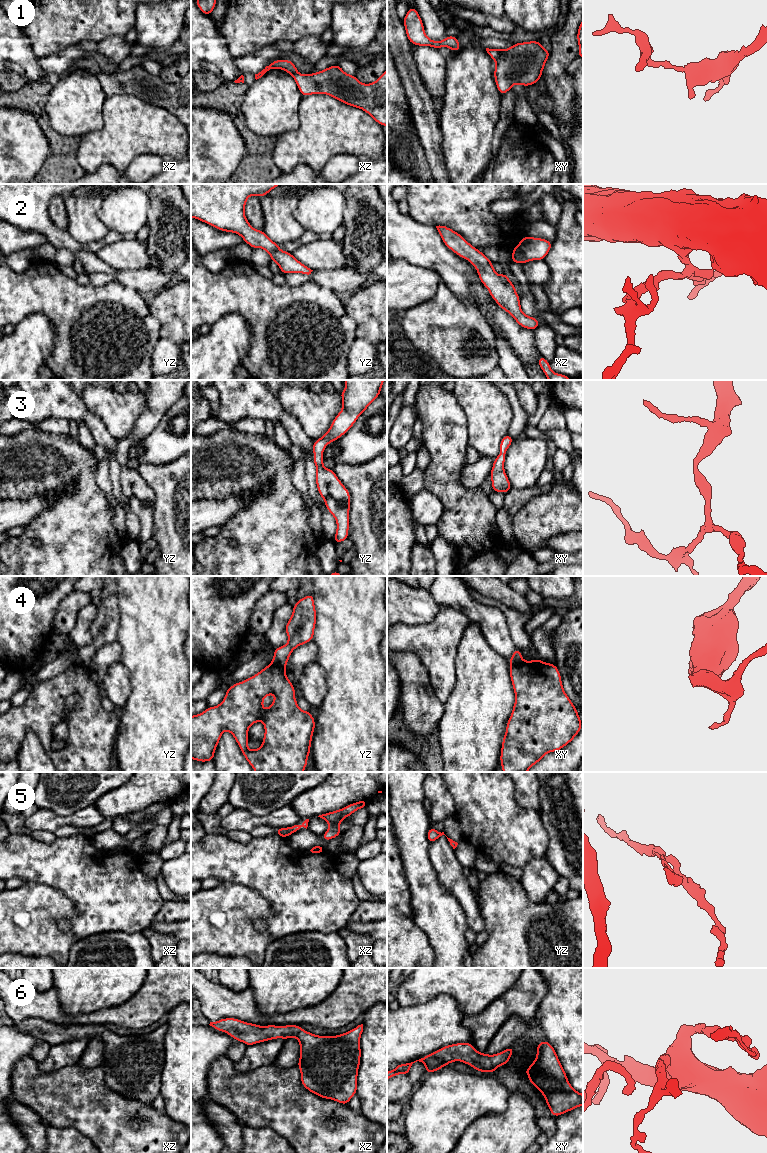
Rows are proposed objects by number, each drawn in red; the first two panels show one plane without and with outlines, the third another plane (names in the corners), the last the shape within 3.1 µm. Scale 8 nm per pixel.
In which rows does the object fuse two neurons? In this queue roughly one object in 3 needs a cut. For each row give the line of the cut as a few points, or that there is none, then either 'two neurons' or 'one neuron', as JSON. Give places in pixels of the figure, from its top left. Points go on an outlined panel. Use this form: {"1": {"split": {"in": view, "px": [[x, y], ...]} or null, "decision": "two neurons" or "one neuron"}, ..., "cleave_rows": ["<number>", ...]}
{"1": {"split": null, "decision": "one neuron"}, "2": {"split": null, "decision": "one neuron"}, "3": {"split": null, "decision": "one neuron"}, "4": {"split": {"in": "xy", "px": [[523, 661], [510, 666]]}, "decision": "two neurons"}, "5": {"split": null, "decision": "one neuron"}, "6": {"split": null, "decision": "one neuron"}, "cleave_rows": ["4"]}

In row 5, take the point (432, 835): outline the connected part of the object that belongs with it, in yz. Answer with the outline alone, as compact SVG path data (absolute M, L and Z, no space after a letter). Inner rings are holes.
M430 827L429 831L427 833L427 838L428 838L429 843L433 843L434 841L436 841L442 835L445 835L444 832L441 833L439 831L437 831L435 828ZM447 837L447 839L450 842L450 845L453 847L453 849L455 849L457 847L458 843L453 841L452 839L450 839L448 837Z

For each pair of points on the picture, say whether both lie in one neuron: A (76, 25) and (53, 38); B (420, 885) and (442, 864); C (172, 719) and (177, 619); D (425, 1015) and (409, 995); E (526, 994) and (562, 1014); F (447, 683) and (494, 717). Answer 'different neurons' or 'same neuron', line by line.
A: same neuron
B: different neurons
C: same neuron
D: different neurons
E: different neurons
F: different neurons

